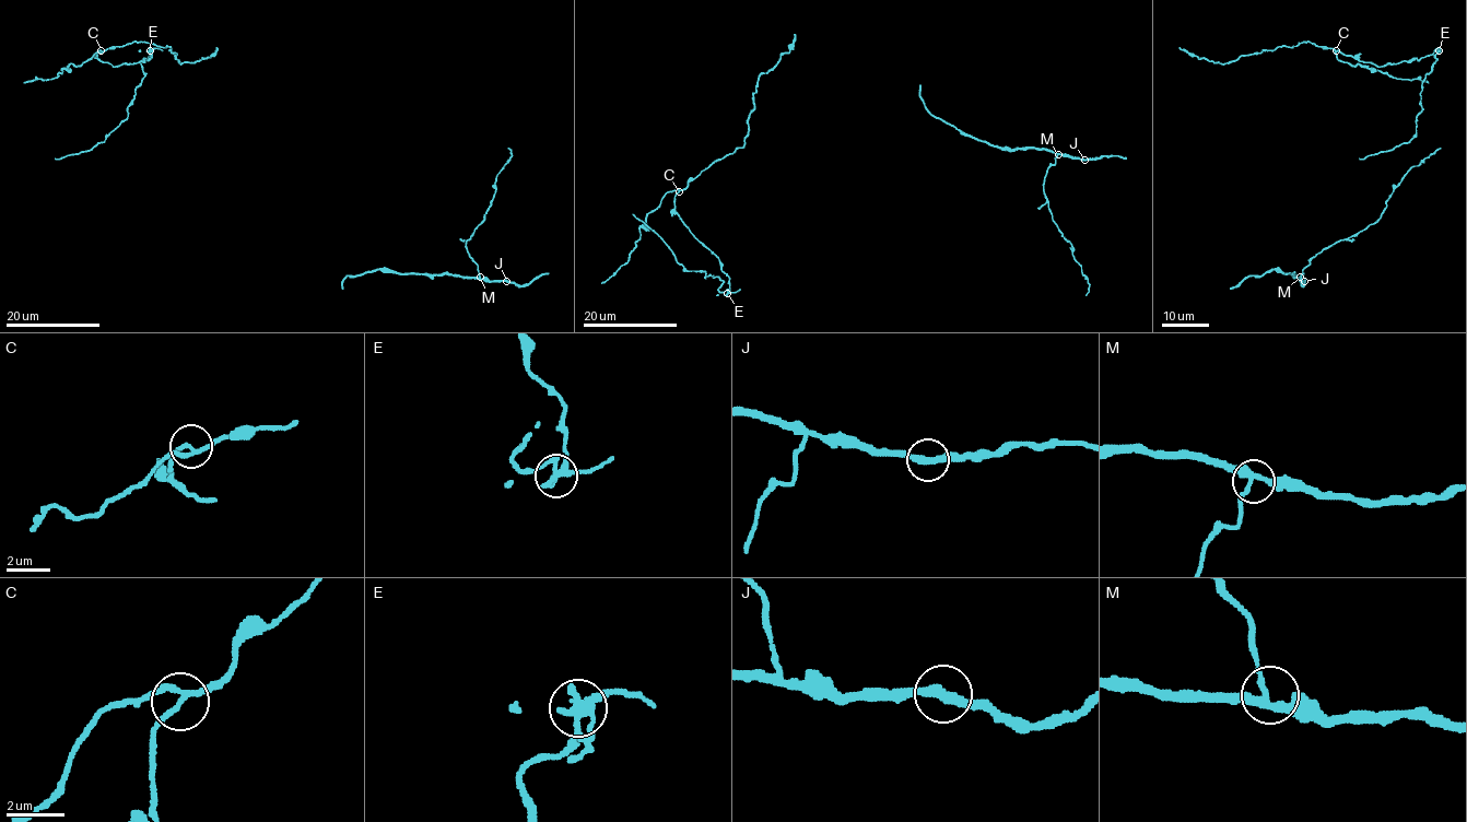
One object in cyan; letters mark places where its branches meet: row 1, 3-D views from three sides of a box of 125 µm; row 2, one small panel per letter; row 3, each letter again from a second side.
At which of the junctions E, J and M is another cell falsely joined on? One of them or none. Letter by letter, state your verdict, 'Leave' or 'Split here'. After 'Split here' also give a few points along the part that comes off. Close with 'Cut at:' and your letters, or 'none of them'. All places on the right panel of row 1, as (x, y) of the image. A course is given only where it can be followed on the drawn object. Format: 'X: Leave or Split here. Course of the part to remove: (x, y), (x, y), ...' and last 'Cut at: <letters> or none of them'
E: Split here. Course of the part to remove: (1438, 50), (1415, 60), (1376, 66), (1311, 42), (1241, 55), (1223, 63), (1189, 55), (1180, 47)
J: Leave
M: Leave
Cut at: E

